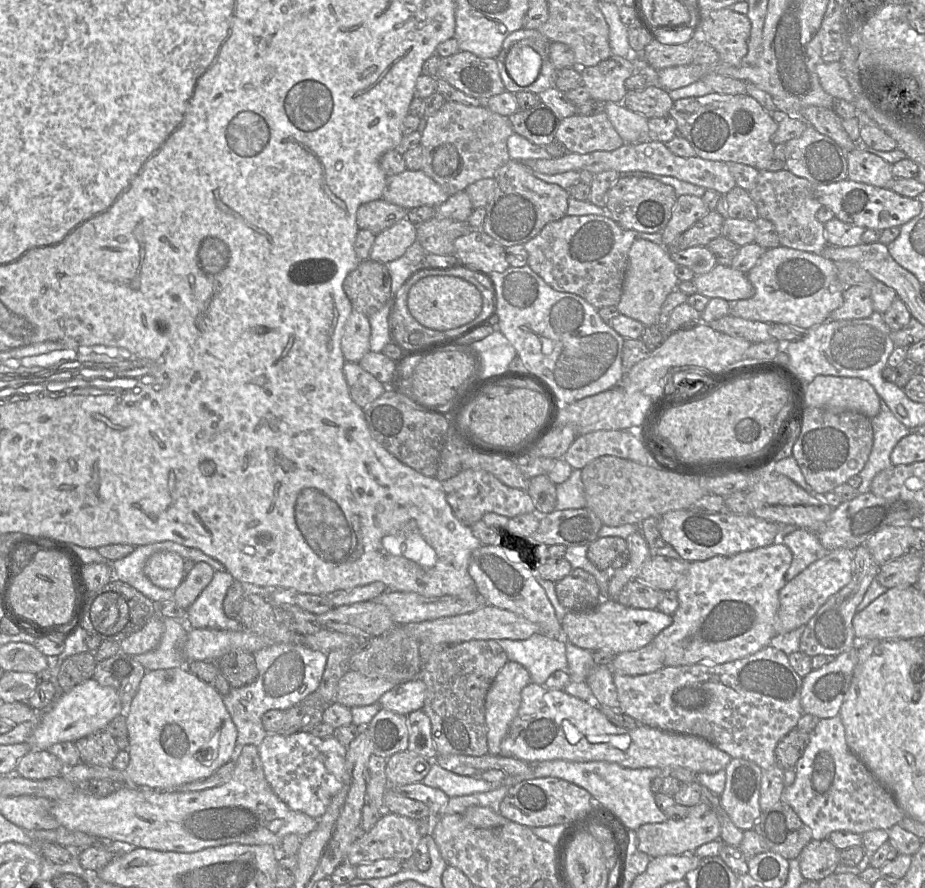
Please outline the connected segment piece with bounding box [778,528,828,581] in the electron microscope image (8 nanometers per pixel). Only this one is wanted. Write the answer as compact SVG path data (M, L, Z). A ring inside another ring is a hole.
M798 528L790 534L780 537L778 542L783 543L792 552L792 562L785 574L786 581L792 580L810 564L828 553L817 533L804 528Z

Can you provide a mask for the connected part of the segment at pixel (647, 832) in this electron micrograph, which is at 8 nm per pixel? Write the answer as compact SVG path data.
M701 801L699 804L690 807L690 812L686 818L644 824L636 830L636 834L639 850L651 858L664 855L682 855L693 853L701 845L720 839L720 822L710 806Z

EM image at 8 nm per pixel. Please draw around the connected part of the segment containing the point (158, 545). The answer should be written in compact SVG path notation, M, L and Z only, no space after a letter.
M163 541L135 547L134 551L128 556L110 561L115 577L135 588L153 602L173 600L173 590L155 586L144 573L144 566L147 560L154 553L161 551L176 552L183 559L189 559L194 563L207 563L215 571L226 571L219 561L204 554L199 549L186 547L173 541Z

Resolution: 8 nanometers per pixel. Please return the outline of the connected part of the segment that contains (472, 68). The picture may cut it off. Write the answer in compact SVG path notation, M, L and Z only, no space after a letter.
M468 51L441 57L437 78L468 96L485 101L505 91L495 58L482 58Z

